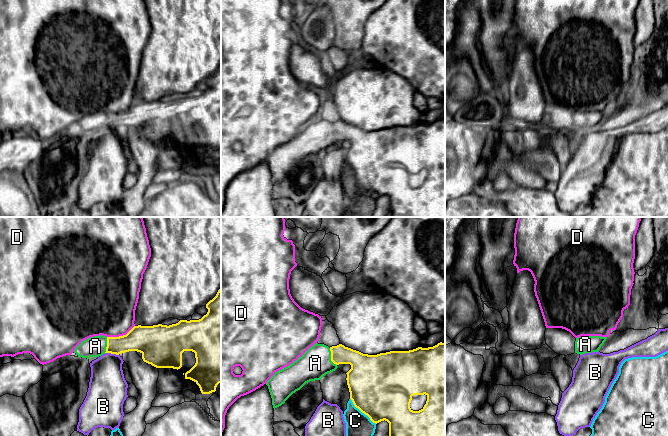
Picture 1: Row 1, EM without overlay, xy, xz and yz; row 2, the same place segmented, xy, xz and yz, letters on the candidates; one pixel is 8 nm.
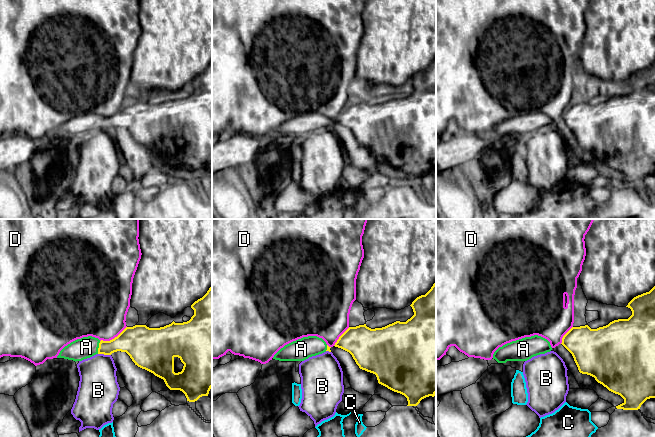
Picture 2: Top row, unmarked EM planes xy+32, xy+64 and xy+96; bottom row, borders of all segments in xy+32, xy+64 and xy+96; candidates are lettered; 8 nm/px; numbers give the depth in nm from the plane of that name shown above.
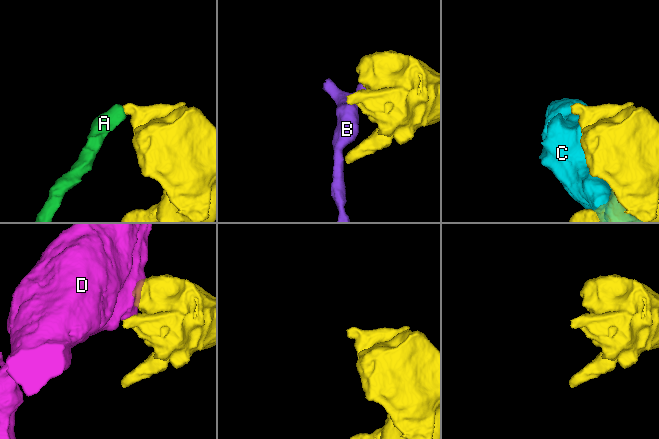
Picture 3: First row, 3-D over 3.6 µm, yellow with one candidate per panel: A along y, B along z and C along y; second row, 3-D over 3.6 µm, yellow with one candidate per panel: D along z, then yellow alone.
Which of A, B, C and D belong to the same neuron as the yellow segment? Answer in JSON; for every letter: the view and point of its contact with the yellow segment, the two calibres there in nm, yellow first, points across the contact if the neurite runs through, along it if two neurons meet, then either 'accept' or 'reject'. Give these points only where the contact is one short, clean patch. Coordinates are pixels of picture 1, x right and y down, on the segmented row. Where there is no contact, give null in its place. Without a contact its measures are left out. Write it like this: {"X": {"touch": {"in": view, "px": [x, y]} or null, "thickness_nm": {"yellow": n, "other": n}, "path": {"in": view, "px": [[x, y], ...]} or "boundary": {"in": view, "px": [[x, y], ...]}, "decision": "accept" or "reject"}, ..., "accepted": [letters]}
{"A": {"touch": {"in": "xz", "px": [331, 357]}, "thickness_nm": {"yellow": 180, "other": 240}, "path": {"in": "xz", "px": [[361, 364], [353, 357], [331, 357], [315, 363]]}, "decision": "accept"}, "B": {"touch": {"in": "xy", "px": [112, 353]}, "thickness_nm": {"yellow": 200, "other": 280}, "decision": "reject"}, "C": {"touch": {"in": "xz", "px": [361, 411]}, "thickness_nm": {"yellow": 500, "other": 190}, "decision": "reject"}, "D": {"touch": {"in": "xy", "px": [120, 336]}, "thickness_nm": {"yellow": 240, "other": 440}, "decision": "reject"}, "accepted": ["A"]}

